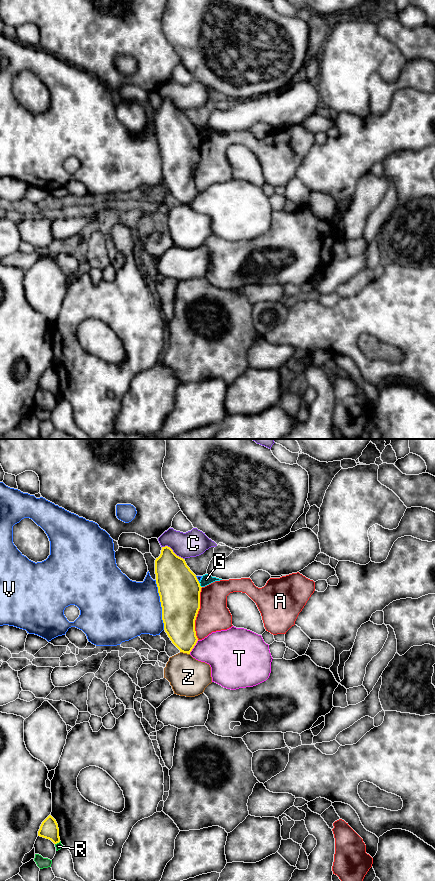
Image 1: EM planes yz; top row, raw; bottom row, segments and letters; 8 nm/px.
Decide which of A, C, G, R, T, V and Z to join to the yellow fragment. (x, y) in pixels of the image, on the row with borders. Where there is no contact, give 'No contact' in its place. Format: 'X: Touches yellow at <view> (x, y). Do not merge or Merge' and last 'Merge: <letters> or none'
A: Touches yellow at yz (197, 613). Do not merge
C: Touches yellow at yz (172, 551). Do not merge
G: Touches yellow at yz (199, 585). Do not merge
R: Touches yellow at yz (57, 842). Do not merge
T: Touches yellow at yz (193, 647). Do not merge
V: Touches yellow at yz (161, 605). Do not merge
Z: Touches yellow at yz (185, 652). Do not merge
Merge: none

